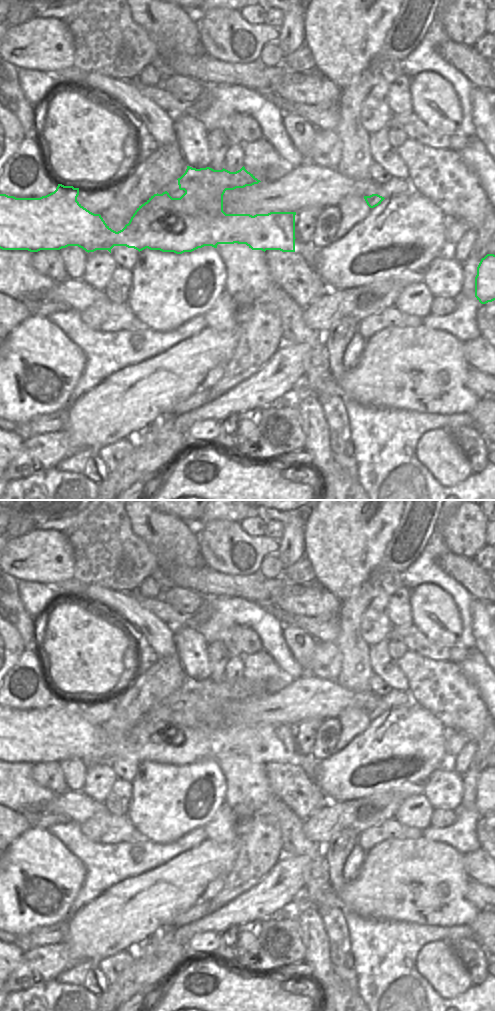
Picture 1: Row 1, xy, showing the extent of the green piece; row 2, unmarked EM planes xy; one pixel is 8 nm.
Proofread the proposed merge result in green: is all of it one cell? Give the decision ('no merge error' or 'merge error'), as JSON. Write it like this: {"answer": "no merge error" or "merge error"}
{"answer": "no merge error"}

